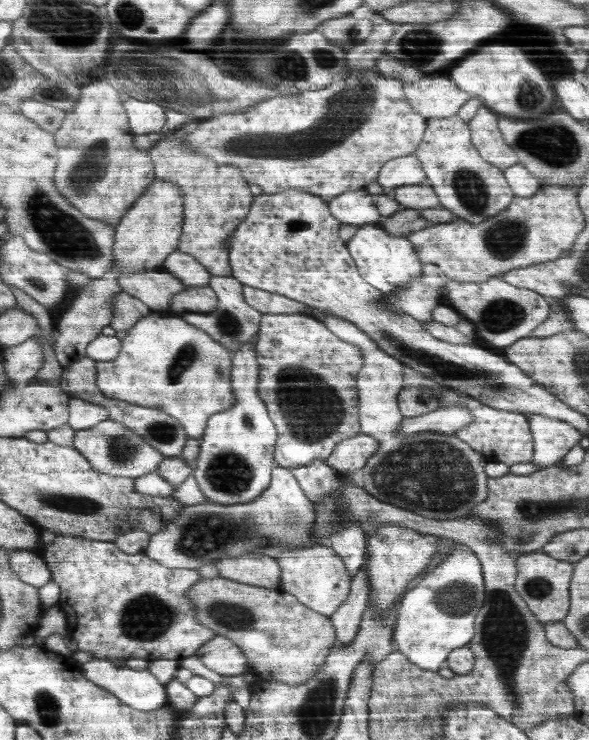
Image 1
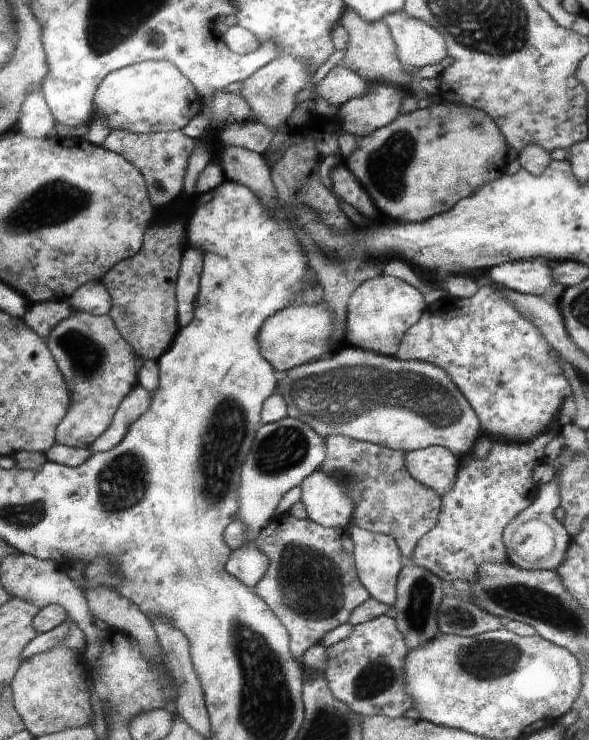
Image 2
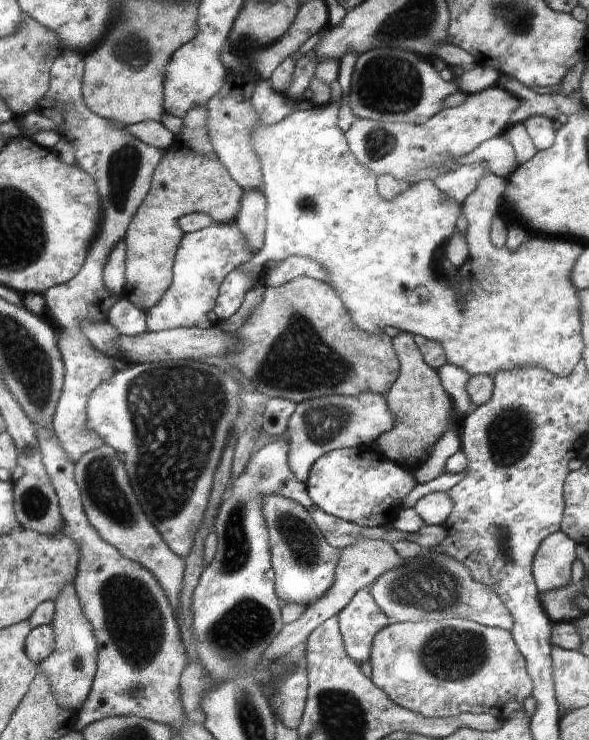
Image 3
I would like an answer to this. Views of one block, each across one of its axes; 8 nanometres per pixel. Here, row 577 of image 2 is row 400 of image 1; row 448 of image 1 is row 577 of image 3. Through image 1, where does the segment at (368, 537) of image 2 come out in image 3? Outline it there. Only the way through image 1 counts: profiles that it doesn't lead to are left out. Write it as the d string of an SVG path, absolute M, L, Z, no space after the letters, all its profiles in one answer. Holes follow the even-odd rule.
M430 549L414 559L405 560L391 571L383 572L369 588L374 600L382 604L386 616L396 622L428 621L458 617L487 627L510 631L513 615L494 589L473 579L470 569L442 551Z

